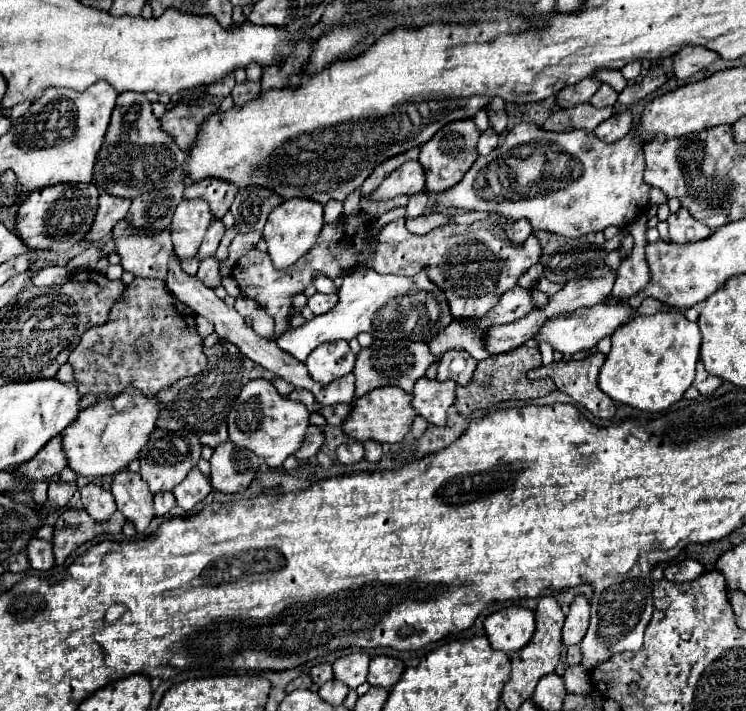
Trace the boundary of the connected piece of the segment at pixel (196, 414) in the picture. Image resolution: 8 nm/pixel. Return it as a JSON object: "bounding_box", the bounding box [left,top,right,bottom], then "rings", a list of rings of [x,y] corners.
{"bounding_box":[156,341,294,449],"rings":[[[218,341],[218,345],[204,349],[204,353],[208,355],[208,365],[204,373],[198,373],[196,377],[184,377],[156,395],[160,397],[160,403],[162,403],[162,417],[158,419],[160,423],[158,427],[168,431],[188,429],[198,435],[202,445],[208,445],[214,449],[226,441],[226,415],[230,411],[232,401],[238,397],[240,389],[250,379],[258,379],[258,377],[268,379],[284,397],[288,397],[290,391],[294,389],[290,383],[282,381],[272,371],[256,365],[254,361],[248,361],[248,357],[244,357],[240,349],[236,349],[236,345],[232,345],[230,341]]]}

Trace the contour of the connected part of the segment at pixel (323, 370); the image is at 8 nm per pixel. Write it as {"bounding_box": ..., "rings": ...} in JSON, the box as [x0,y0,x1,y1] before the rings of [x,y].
{"bounding_box":[306,341,356,383],"rings":[[[336,341],[336,345],[320,345],[320,349],[314,349],[308,355],[306,367],[314,381],[330,383],[352,373],[354,359],[356,355],[348,347],[348,343]]]}

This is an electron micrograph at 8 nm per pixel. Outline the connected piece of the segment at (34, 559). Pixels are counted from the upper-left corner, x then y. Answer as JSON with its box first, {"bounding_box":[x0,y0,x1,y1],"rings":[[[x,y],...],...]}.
{"bounding_box":[26,537,54,571],"rings":[[[34,537],[28,547],[26,547],[30,565],[38,571],[48,571],[54,567],[54,553],[52,553],[52,543]]]}

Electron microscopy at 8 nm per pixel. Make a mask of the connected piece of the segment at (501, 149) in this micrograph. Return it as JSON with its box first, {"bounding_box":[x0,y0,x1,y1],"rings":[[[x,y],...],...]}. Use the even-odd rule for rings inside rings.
{"bounding_box":[436,123,650,237],"rings":[[[518,123],[518,125],[512,129],[512,133],[506,135],[506,139],[504,139],[502,145],[498,145],[490,155],[478,157],[476,163],[470,167],[470,171],[464,175],[464,179],[462,179],[456,187],[440,193],[440,195],[436,197],[436,203],[438,203],[438,205],[444,205],[444,207],[466,207],[466,209],[486,211],[486,213],[496,211],[496,213],[504,215],[506,219],[514,219],[514,221],[518,221],[518,219],[524,217],[524,219],[530,221],[530,225],[532,225],[536,231],[552,231],[552,233],[564,235],[564,237],[582,237],[582,235],[592,233],[592,231],[604,231],[604,227],[608,227],[608,225],[626,227],[626,225],[630,225],[640,213],[646,211],[650,187],[644,183],[642,173],[644,173],[644,153],[642,153],[640,141],[634,137],[634,129],[632,129],[624,139],[620,139],[620,141],[616,141],[616,143],[604,143],[604,141],[600,141],[592,131],[586,131],[586,129],[576,129],[576,131],[570,131],[570,133],[552,133],[552,131],[546,131],[546,129],[542,129],[542,127],[534,125],[534,123]],[[492,183],[498,183],[498,185],[500,185],[500,191],[498,191],[498,189],[492,189]]]}

